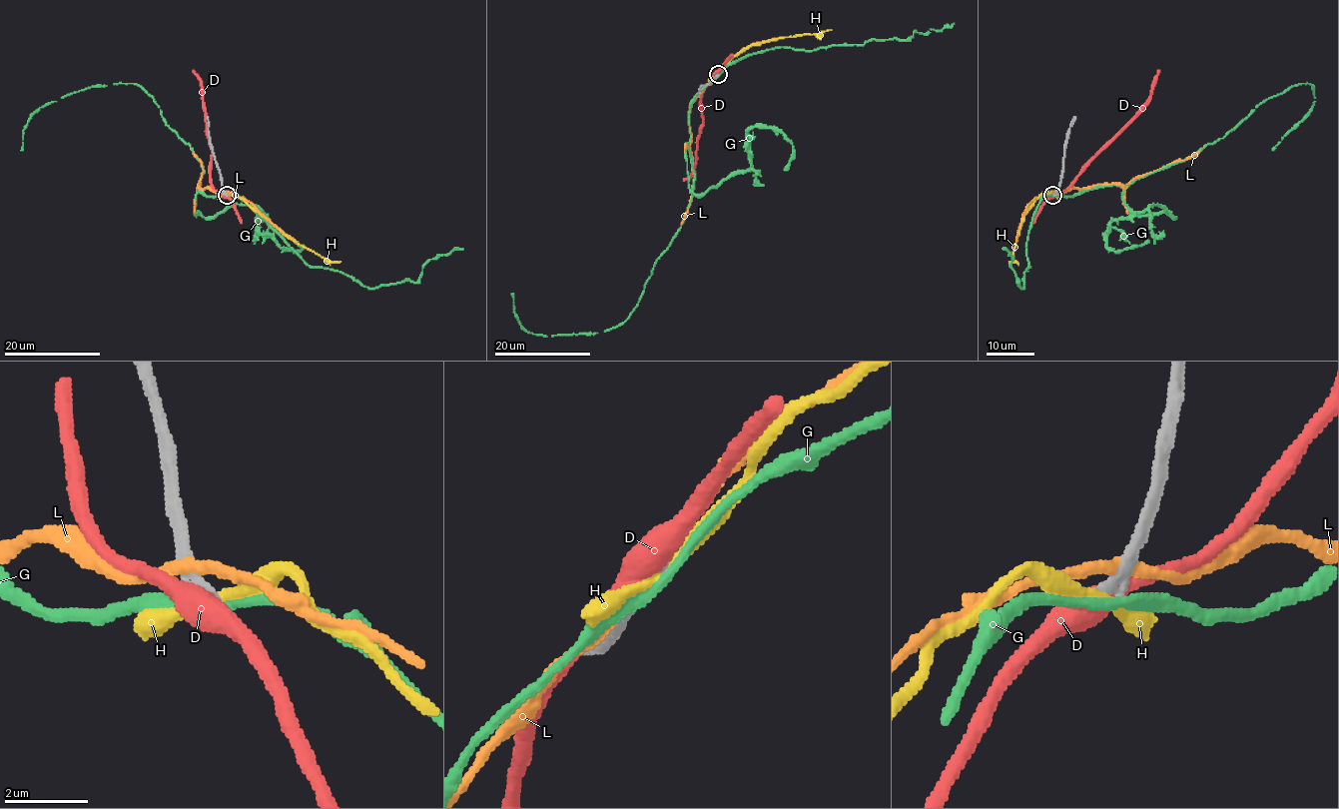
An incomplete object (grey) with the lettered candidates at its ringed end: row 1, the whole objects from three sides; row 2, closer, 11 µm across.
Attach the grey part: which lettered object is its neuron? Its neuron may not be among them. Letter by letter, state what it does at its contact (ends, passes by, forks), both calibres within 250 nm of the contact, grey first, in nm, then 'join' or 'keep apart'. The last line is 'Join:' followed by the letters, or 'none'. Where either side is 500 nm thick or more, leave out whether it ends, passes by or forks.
D: it passes by | 320/480 nm | keep apart
G: it passes by | 280/280 nm | keep apart
H: it passes by | 280/220 nm | keep apart
L: it passes by | 260/260 nm | keep apart
Join: none

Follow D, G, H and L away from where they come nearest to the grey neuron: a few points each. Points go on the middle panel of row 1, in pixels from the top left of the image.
D: (715, 76), (702, 92), (702, 127), (697, 138), (694, 171), (683, 181)
G: (715, 76), (689, 110), (695, 176), (683, 223), (623, 322), (604, 332), (532, 334), (518, 321), (511, 293)
H: (717, 75), (739, 52), (753, 45), (832, 30)
L: (714, 78), (691, 104), (691, 200), (681, 225)

